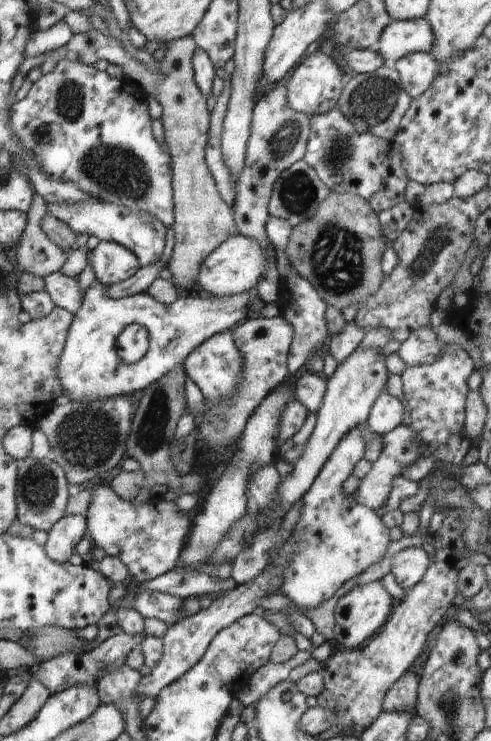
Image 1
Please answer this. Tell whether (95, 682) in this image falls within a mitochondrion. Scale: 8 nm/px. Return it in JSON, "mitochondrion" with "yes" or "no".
{"mitochondrion":"no"}

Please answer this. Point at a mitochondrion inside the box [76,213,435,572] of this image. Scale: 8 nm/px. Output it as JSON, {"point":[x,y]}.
{"point":[336,260]}

